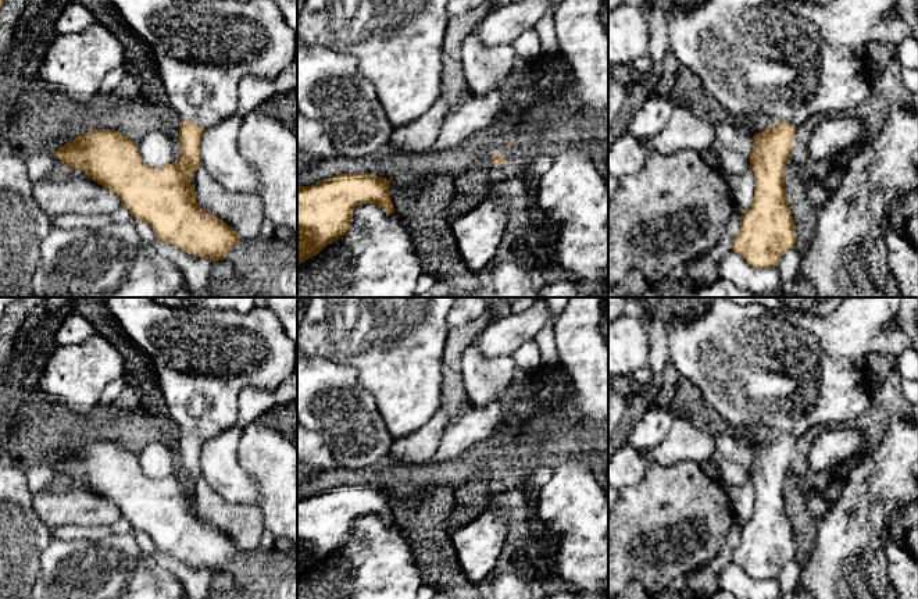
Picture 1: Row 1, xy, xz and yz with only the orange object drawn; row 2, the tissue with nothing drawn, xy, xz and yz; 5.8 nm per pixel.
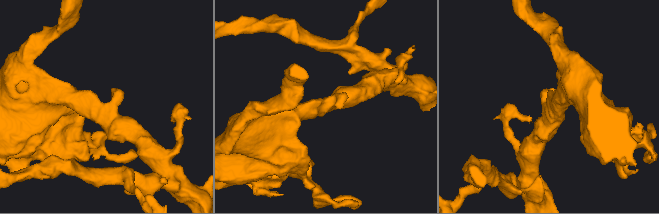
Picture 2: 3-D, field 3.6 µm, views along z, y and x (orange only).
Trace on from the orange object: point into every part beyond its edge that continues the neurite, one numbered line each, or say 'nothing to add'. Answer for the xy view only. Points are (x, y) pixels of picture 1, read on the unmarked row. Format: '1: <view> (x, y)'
1: xy (203, 359)

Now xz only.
1: xz (517, 470)

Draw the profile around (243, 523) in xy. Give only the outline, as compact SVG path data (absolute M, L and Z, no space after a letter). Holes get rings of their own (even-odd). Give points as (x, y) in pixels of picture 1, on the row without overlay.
M203 477L196 481L193 492L200 520L232 538L242 552L260 549L265 527L258 506L225 500Z

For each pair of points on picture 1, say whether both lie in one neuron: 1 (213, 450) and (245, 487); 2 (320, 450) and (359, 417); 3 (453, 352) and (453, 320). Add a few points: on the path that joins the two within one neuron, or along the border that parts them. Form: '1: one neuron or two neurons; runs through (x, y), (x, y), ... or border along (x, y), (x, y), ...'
1: one neuron; runs through (218, 459), (236, 478)
2: two neurons; border along (311, 428), (322, 437), (335, 463)
3: two neurons; border along (482, 312), (475, 318), (450, 328)

